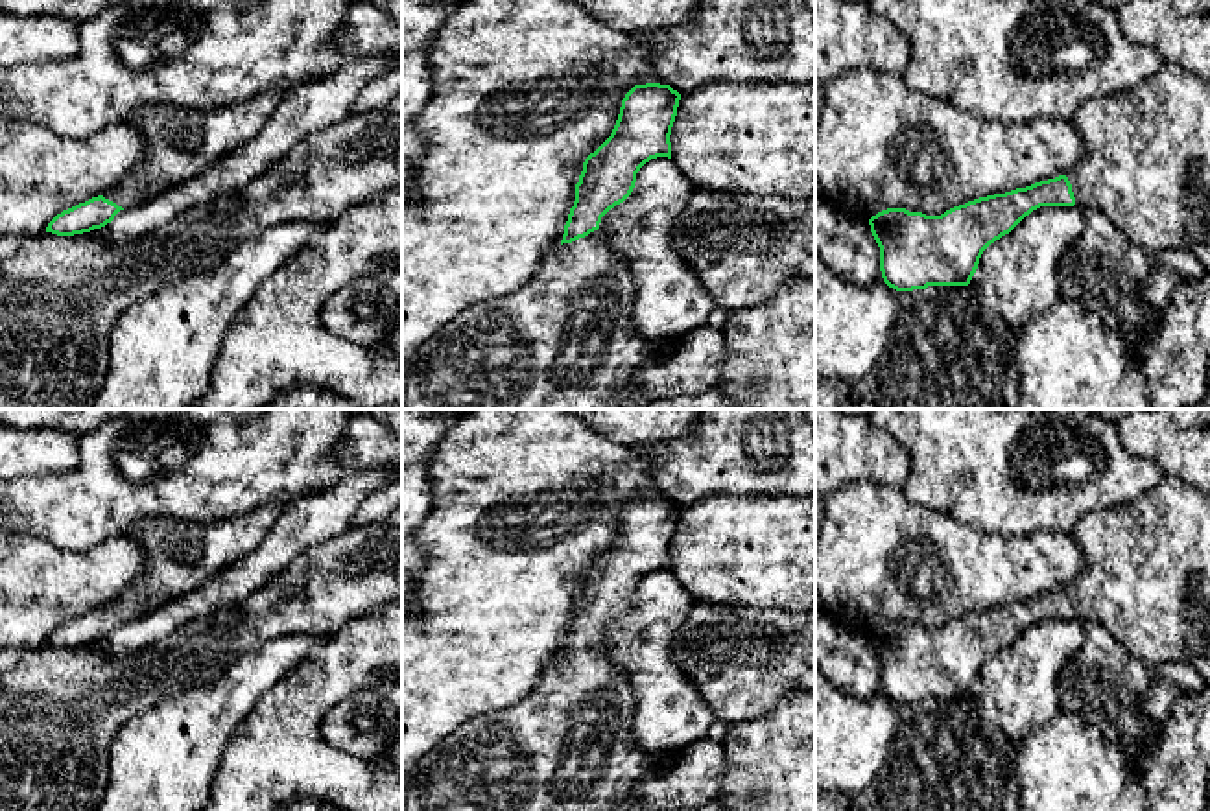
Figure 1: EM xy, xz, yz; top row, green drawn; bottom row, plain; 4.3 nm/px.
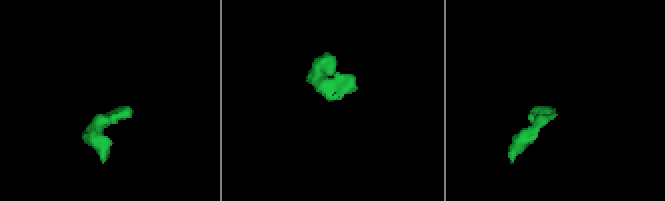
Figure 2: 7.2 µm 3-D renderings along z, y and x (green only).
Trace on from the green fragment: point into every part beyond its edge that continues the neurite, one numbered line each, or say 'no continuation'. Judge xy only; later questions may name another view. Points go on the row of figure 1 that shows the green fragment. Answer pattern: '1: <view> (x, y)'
1: xy (181, 142)

